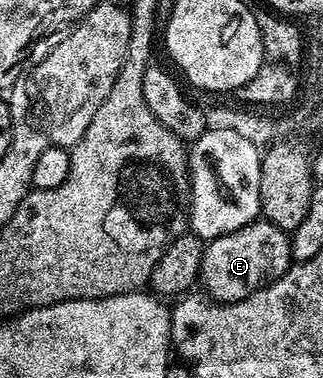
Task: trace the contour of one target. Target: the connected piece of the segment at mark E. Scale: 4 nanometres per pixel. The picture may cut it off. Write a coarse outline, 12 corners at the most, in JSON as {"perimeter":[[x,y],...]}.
{"perimeter":[[258,220],[212,239],[200,285],[238,302],[288,272],[291,238]]}

